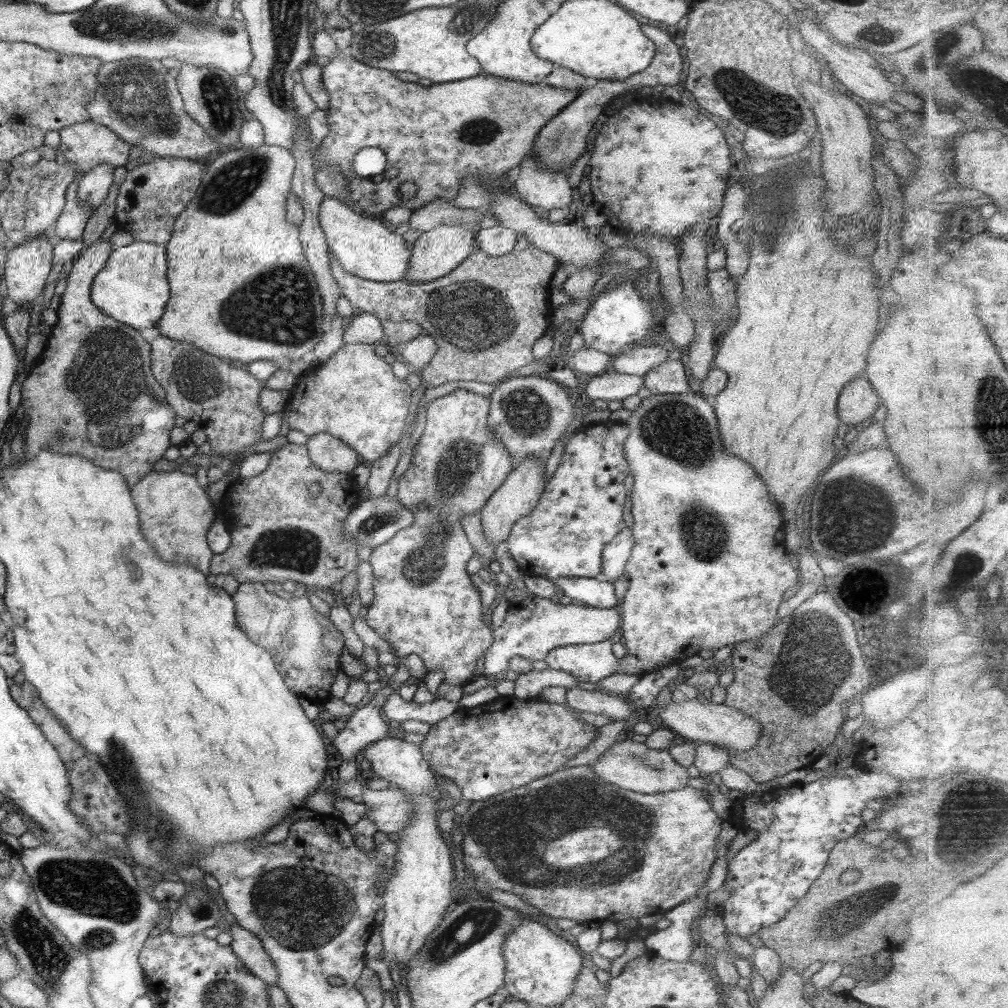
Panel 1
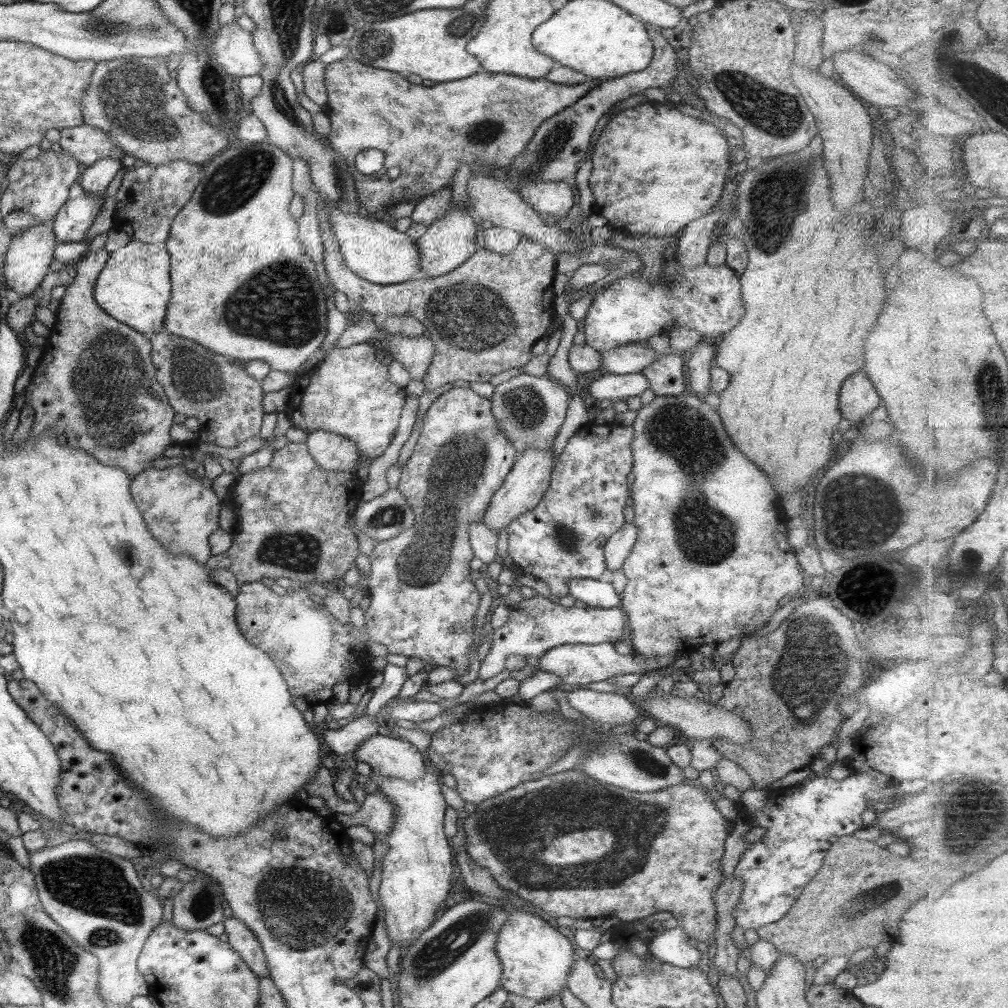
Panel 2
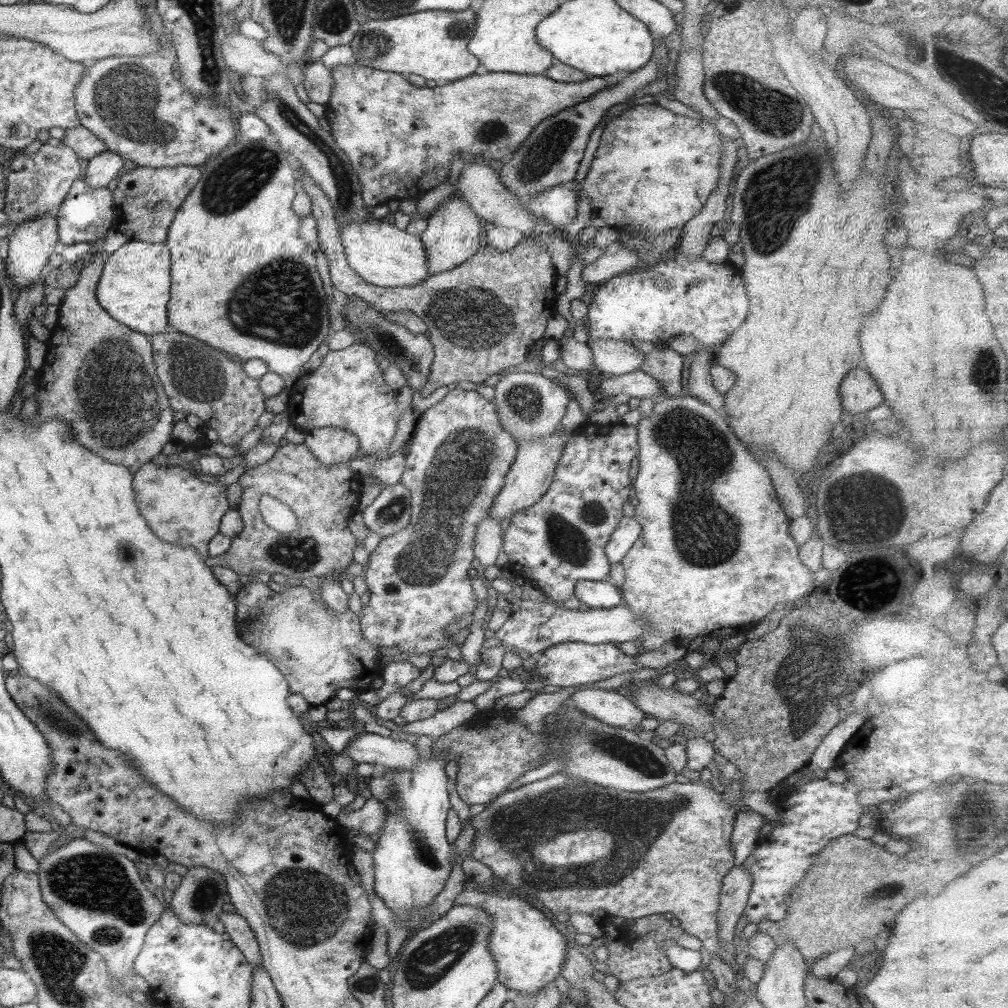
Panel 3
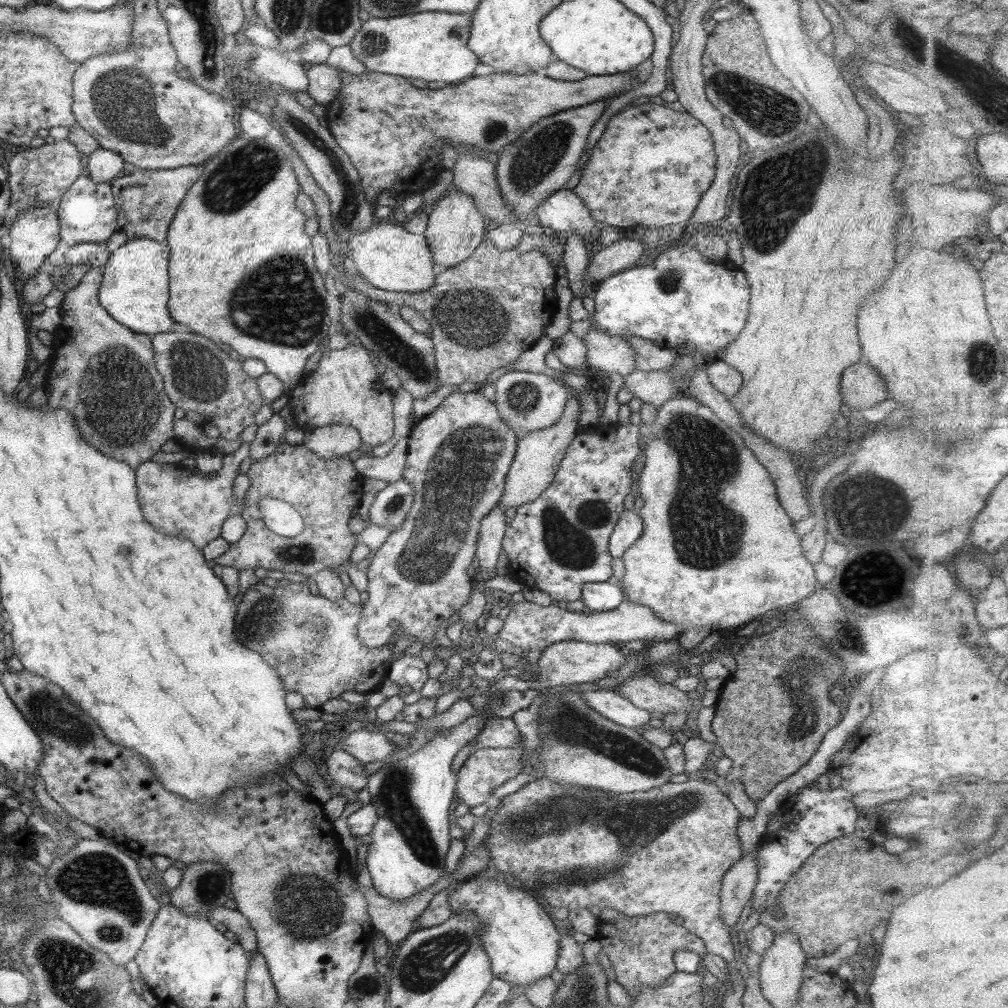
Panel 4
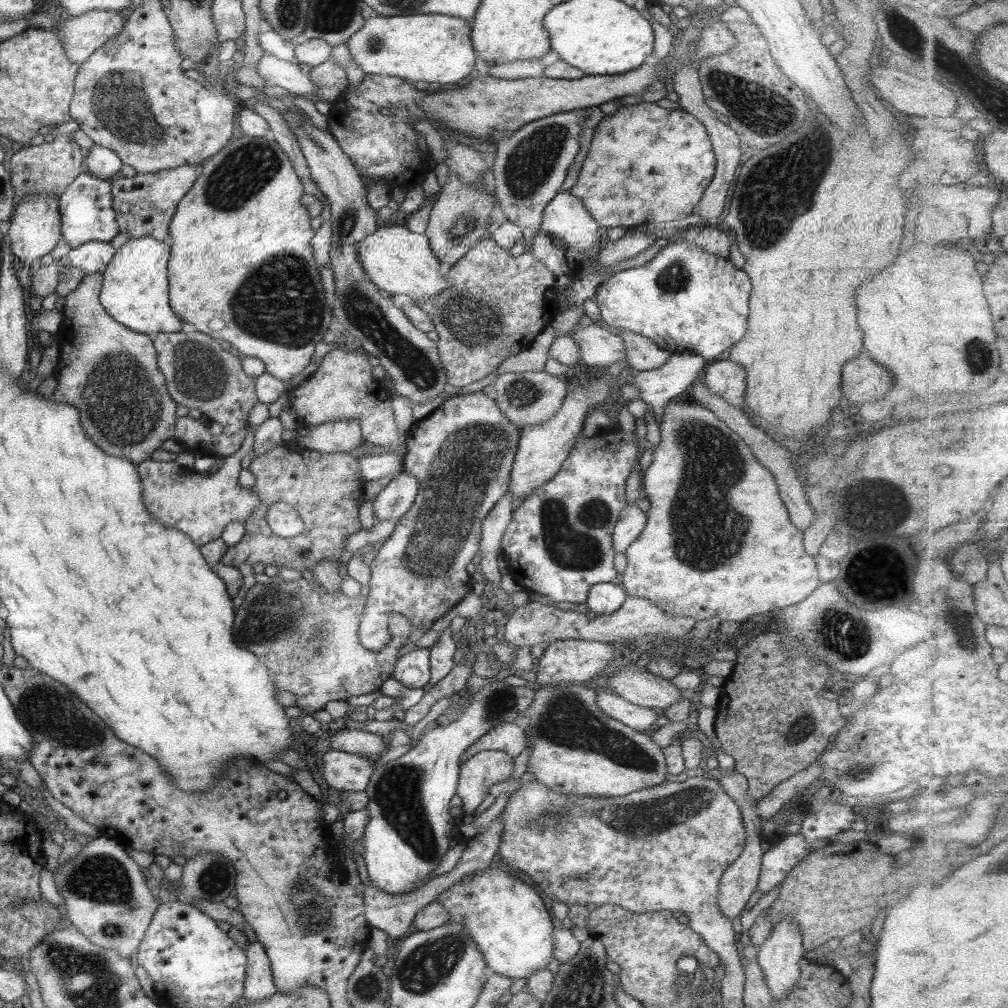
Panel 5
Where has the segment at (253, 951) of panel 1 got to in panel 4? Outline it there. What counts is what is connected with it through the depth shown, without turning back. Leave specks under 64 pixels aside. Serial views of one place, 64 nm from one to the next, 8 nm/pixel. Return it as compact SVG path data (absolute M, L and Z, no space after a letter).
M223 905L209 909L209 919L212 922L221 922L235 935L235 940L244 954L248 957L253 955L253 951L257 951L255 933L247 922L247 919L237 912L236 909L227 909Z

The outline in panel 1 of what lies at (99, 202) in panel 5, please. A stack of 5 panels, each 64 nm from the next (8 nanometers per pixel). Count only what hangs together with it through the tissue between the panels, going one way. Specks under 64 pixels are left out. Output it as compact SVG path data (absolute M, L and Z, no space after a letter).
M77 180L67 184L65 204L55 221L55 234L59 238L76 239L81 236L85 222L91 215L87 203L79 203L77 199Z

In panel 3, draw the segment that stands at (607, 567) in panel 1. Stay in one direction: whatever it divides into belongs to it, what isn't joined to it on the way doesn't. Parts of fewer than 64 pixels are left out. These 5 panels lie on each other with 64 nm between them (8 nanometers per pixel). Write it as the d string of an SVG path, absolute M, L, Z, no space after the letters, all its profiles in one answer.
M622 517L605 545L604 554L610 565L620 563L633 546L635 539L640 536L640 532L639 523L633 517Z

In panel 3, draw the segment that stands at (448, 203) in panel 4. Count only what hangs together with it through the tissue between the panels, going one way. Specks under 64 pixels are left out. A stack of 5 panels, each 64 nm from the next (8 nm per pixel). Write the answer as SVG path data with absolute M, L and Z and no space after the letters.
M457 194L447 199L439 210L427 218L426 229L418 235L427 257L428 275L452 270L475 254L484 243L483 221L473 213L471 207Z

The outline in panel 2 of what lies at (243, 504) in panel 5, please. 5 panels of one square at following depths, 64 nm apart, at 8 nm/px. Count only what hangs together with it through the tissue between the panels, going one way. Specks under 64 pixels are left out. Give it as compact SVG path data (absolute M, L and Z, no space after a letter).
M151 466L131 479L130 495L141 513L147 531L157 539L162 548L168 551L168 554L189 555L197 563L205 566L211 556L207 536L218 528L217 512L221 508L221 502L215 498L215 490L211 490L209 483L206 483L205 480L198 481L188 467L175 466L156 470Z

